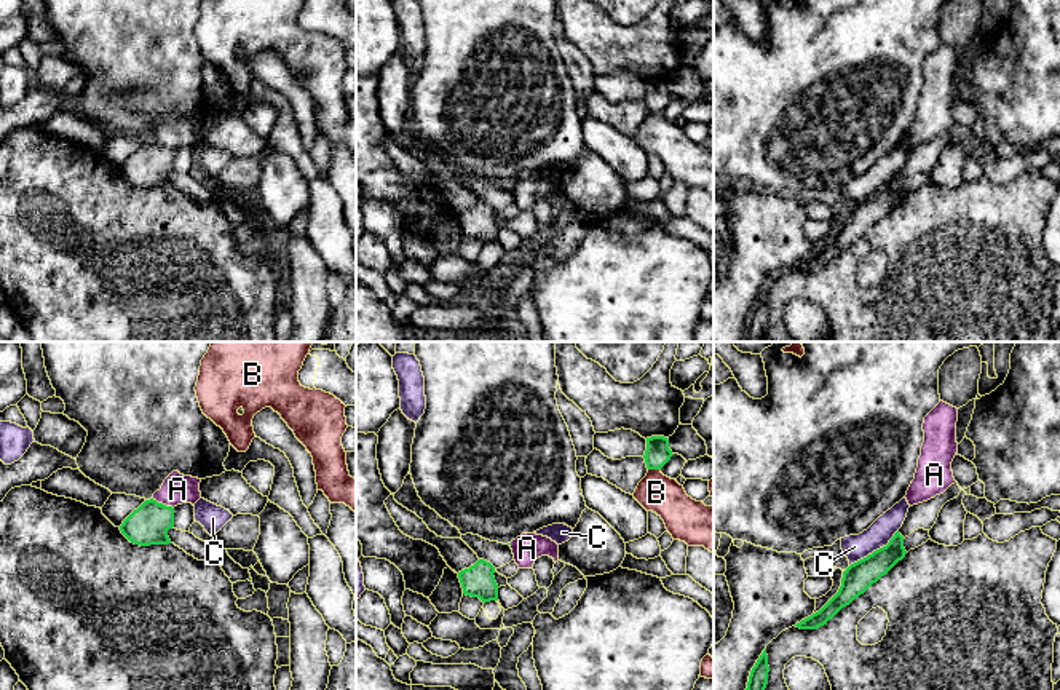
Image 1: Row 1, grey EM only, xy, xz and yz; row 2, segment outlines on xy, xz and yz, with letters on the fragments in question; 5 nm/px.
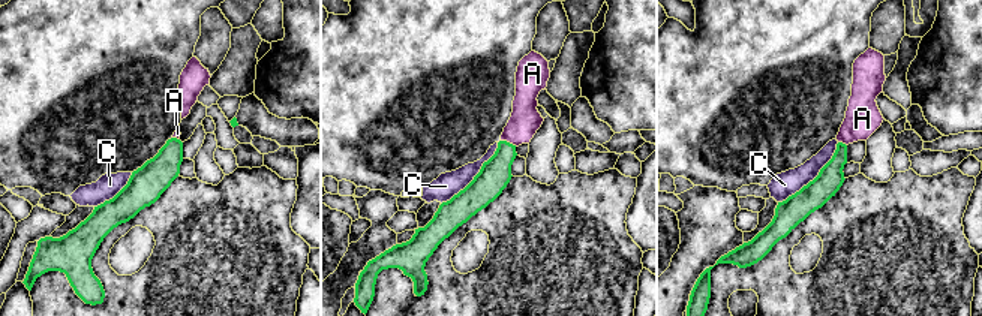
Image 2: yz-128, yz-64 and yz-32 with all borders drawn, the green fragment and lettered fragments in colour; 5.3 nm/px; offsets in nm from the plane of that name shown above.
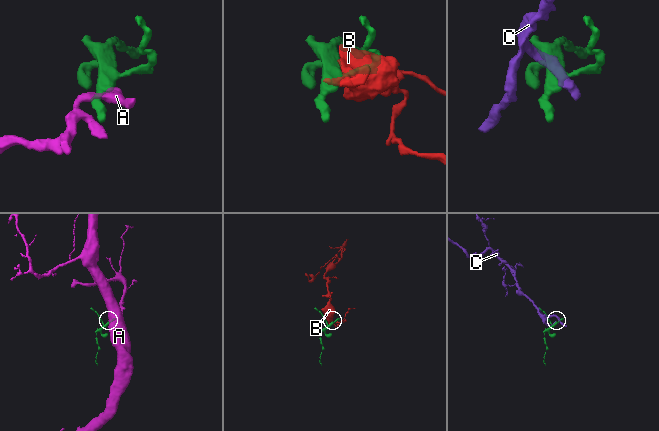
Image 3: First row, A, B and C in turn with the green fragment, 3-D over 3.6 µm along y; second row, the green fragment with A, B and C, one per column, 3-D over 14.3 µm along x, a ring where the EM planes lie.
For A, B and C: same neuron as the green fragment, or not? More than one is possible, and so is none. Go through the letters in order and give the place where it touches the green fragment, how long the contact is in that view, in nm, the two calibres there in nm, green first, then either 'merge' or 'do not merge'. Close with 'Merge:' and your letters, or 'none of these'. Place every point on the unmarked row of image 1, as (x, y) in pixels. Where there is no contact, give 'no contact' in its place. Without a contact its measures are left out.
A: xy (162, 146) | 130 nm | 200/150 nm | do not merge
B: xz (655, 111) | 60 nm | 120/190 nm | do not merge
C: yz (877, 192) | 320 nm | 150/130 nm | do not merge
Merge: none of these

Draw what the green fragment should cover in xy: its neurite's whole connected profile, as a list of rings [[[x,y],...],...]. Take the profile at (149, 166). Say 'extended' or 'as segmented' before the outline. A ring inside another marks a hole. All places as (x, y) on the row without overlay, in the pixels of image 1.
as segmented | [[[150,141],[134,152],[120,168],[121,176],[134,187],[168,187],[168,172],[174,169],[174,150]]]

